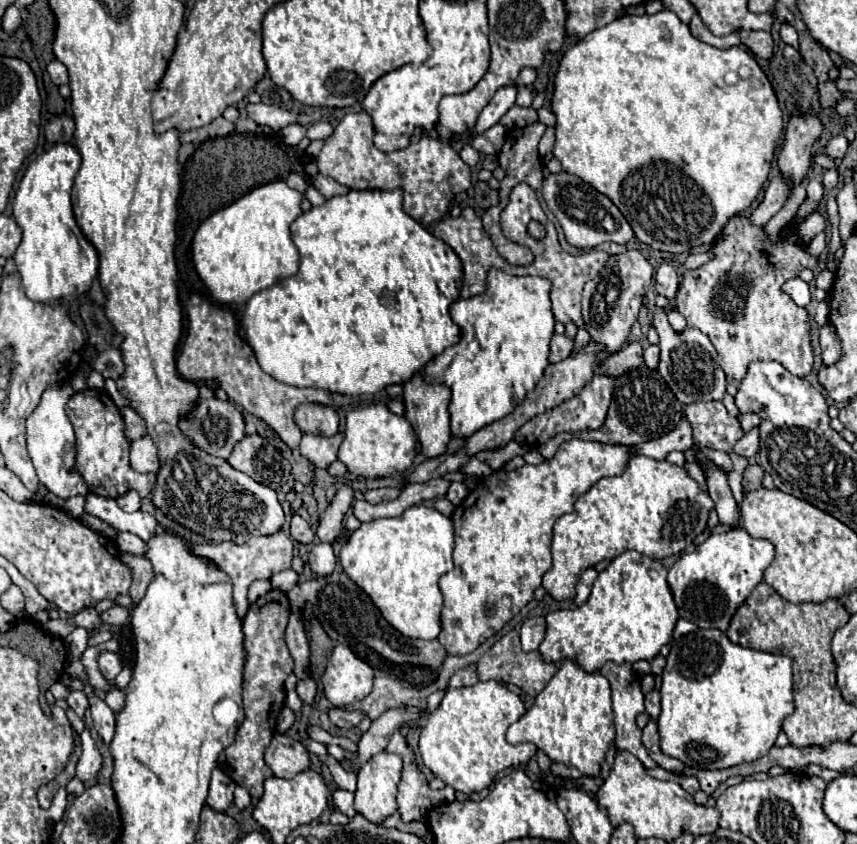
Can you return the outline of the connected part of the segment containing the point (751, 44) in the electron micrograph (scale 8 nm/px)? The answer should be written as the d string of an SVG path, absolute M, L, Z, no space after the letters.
M737 32L741 42L757 56L757 58L771 58L773 56L773 38L769 32Z

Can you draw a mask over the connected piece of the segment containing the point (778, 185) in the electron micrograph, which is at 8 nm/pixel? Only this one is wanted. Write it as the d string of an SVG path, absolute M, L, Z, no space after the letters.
M781 174L775 176L775 178L771 178L771 182L769 182L769 186L765 190L763 202L751 214L751 222L757 224L757 226L767 224L783 208L783 204L787 202L789 194L791 194L791 184L787 184L787 180L783 180Z

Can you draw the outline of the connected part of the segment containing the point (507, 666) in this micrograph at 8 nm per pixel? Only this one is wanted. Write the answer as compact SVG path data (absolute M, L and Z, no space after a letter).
M511 630L507 632L491 650L487 650L481 660L477 662L477 676L481 682L497 680L503 684L515 684L529 696L537 696L545 684L551 680L551 676L557 672L555 664L547 664L539 652L523 652L519 642L519 632Z

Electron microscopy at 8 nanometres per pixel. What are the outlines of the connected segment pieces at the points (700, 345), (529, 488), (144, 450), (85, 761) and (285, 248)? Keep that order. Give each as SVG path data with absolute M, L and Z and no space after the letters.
M655 308L653 326L661 338L661 342L659 342L661 360L659 360L657 370L663 376L663 380L669 384L669 388L673 390L677 400L681 404L693 404L693 402L701 402L701 400L721 400L725 394L727 380L717 362L717 352L715 352L713 344L709 342L709 338L703 332L691 330L691 328L685 328L681 334L675 332L669 326L663 308Z
M573 438L559 446L551 460L539 466L525 464L511 472L493 472L491 476L477 482L469 496L451 514L455 526L455 550L453 570L443 574L439 580L445 606L441 610L441 632L439 642L449 654L465 656L477 650L491 636L501 632L511 622L513 614L533 600L533 592L541 586L541 578L551 570L551 532L559 516L569 514L579 496L583 496L603 476L617 476L625 470L631 458L631 448L617 444L587 442Z
M143 436L131 444L131 468L137 472L159 470L159 450L149 436Z
M91 732L81 734L81 746L83 746L83 752L77 762L77 778L83 782L89 782L89 780L97 778L97 774L101 772L103 756L101 756L101 750L99 750L97 742L93 740Z
M277 180L259 186L251 190L247 196L229 204L227 208L221 208L197 228L193 238L193 262L199 278L211 290L215 300L243 304L255 292L261 292L263 288L269 288L271 284L277 284L279 280L289 278L299 270L299 250L291 240L289 226L297 216L301 216L301 200L303 194L289 188L283 180Z

